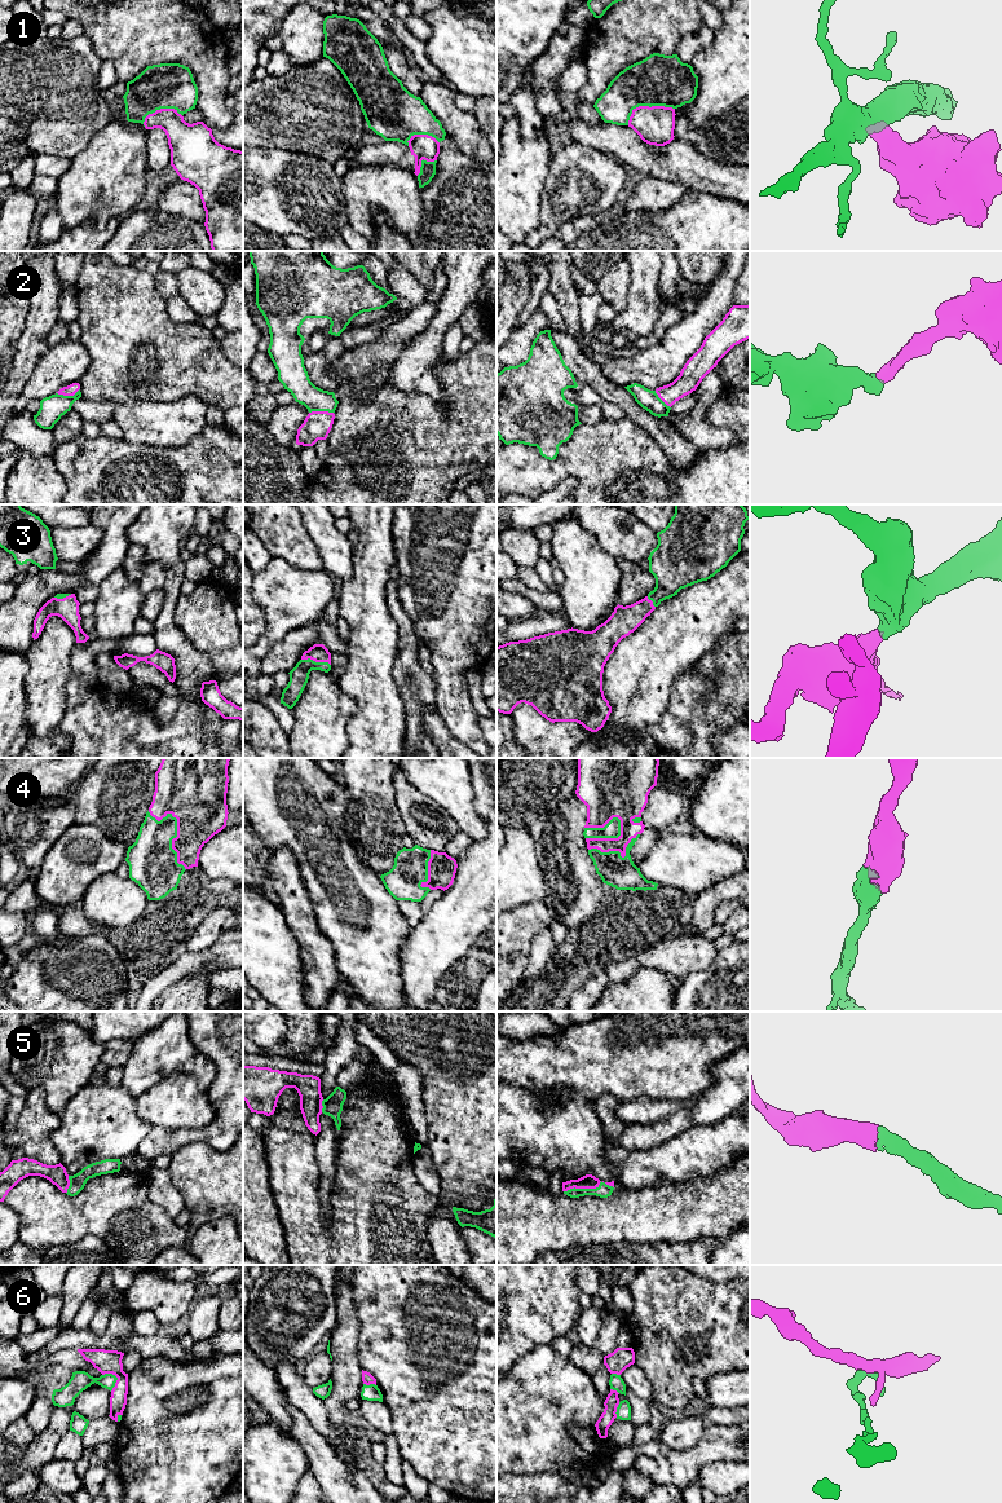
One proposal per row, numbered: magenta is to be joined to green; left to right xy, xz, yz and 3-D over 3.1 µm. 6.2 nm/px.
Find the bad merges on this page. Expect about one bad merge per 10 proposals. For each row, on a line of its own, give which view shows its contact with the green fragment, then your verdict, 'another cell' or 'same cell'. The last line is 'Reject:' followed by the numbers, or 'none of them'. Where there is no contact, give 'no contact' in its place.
1: contact in yz; another cell
2: contact in xz; same cell
3: contact in xz; same cell
4: contact in xy; same cell
5: contact in yz; same cell
6: contact in xy; another cell
Reject: 1, 6

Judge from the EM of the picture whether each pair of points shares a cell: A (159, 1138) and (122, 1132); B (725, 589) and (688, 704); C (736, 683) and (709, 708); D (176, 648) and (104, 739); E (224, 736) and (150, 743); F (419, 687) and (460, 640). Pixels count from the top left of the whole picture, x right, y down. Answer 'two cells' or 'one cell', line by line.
A: two cells
B: two cells
C: one cell
D: two cells
E: two cells
F: two cells

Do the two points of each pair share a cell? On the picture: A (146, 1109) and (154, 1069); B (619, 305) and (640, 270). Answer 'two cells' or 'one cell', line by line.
A: two cells
B: two cells

